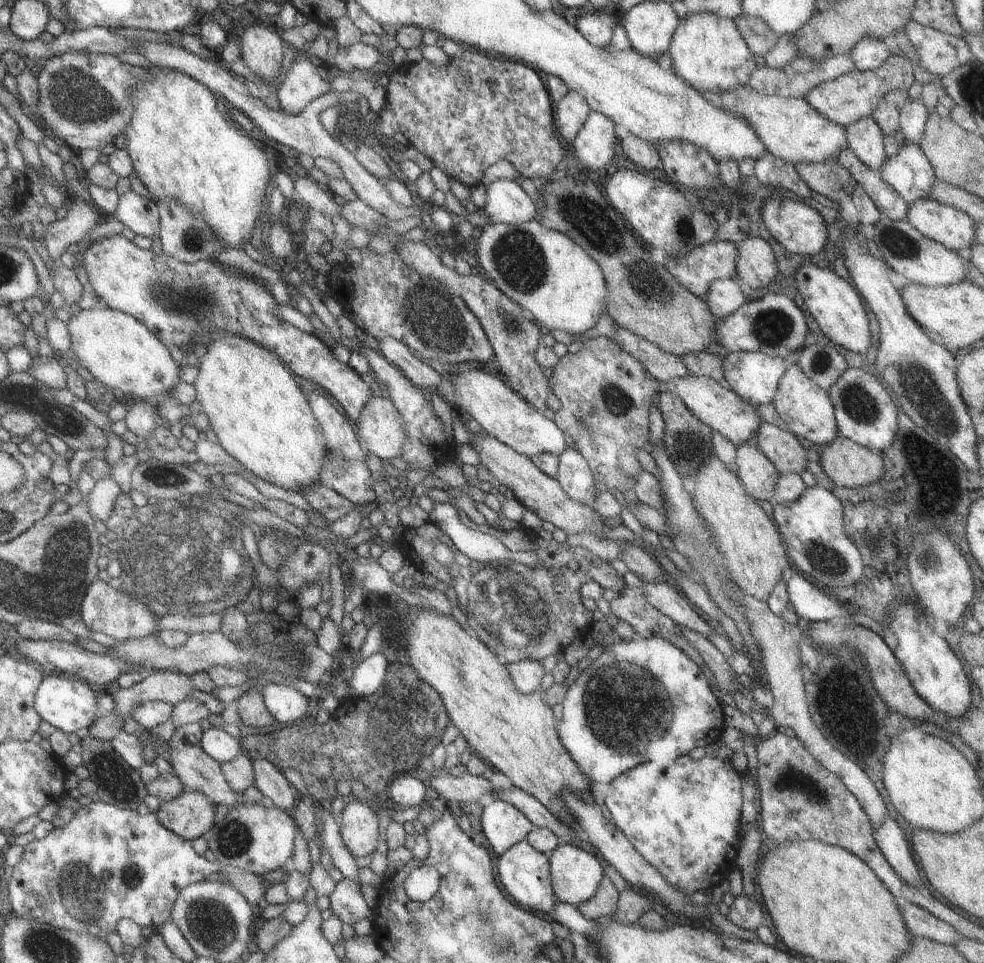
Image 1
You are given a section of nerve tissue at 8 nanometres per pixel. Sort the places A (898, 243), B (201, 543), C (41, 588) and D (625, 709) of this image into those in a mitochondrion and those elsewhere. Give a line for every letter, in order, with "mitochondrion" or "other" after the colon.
A: mitochondrion
B: mitochondrion
C: mitochondrion
D: mitochondrion

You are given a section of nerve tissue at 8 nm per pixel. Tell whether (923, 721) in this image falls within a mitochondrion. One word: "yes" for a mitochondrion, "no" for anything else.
no

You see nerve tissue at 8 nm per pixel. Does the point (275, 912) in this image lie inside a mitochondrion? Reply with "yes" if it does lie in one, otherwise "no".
no

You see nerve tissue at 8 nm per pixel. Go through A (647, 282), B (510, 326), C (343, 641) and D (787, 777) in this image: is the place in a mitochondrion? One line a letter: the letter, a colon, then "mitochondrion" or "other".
A: mitochondrion
B: mitochondrion
C: other
D: mitochondrion

